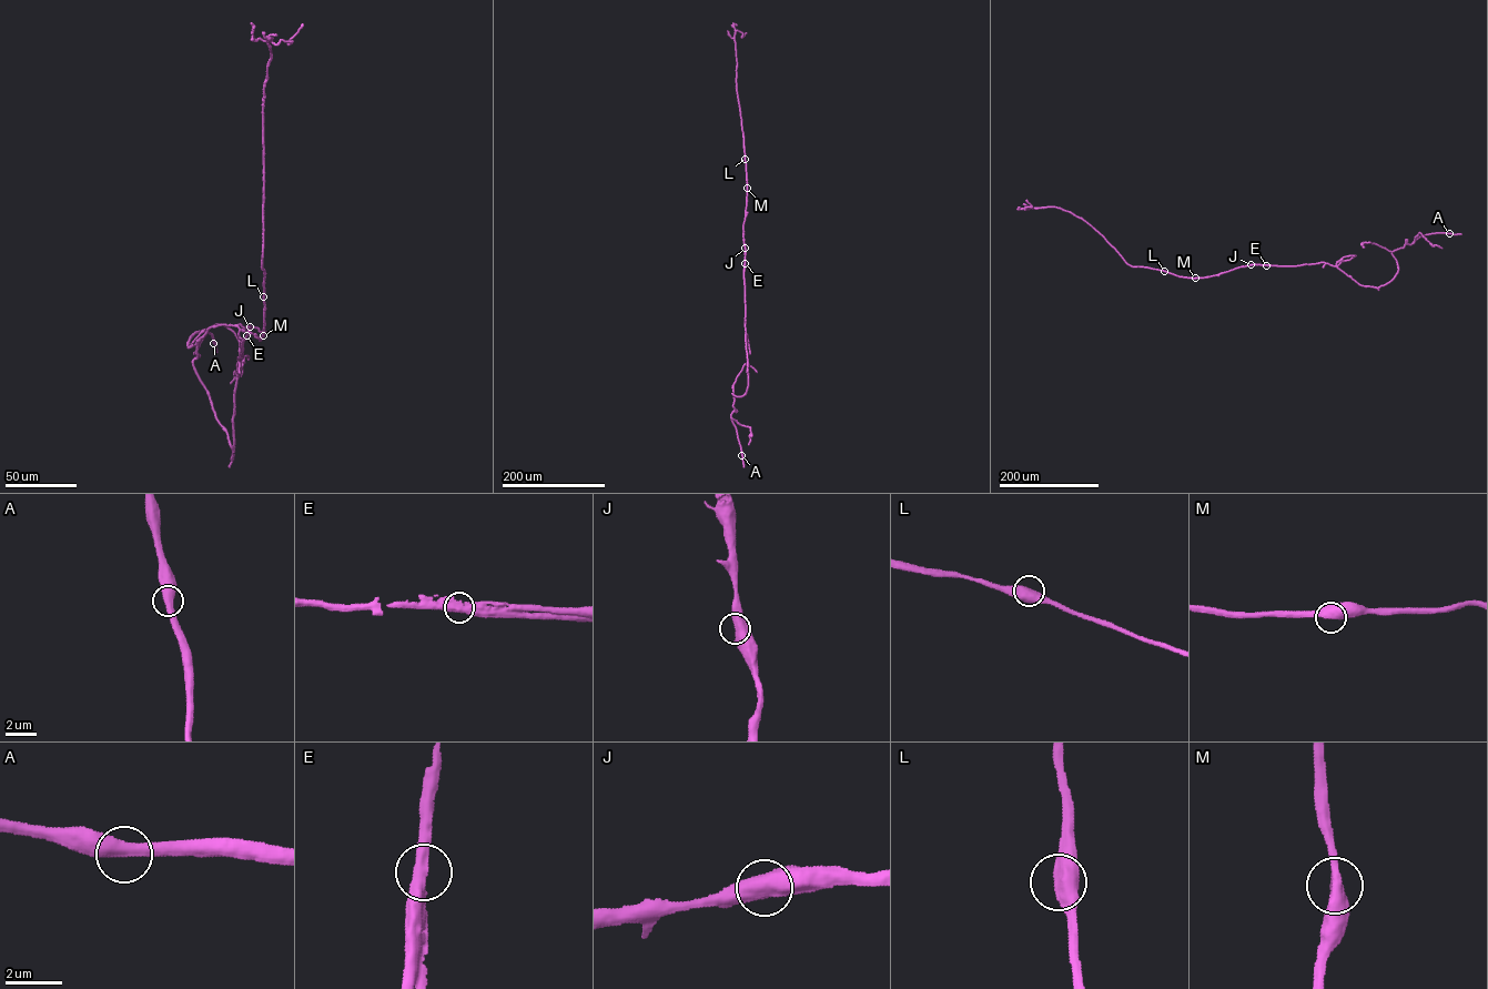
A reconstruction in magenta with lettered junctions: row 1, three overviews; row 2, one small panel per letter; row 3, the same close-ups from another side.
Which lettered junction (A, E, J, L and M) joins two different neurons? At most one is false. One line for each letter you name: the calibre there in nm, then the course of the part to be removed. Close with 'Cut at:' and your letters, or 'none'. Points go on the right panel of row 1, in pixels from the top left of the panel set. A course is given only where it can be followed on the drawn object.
E: Thickness 500 nm. Course of the part to remove: (1266, 265), (1287, 266)
Cut at: E

